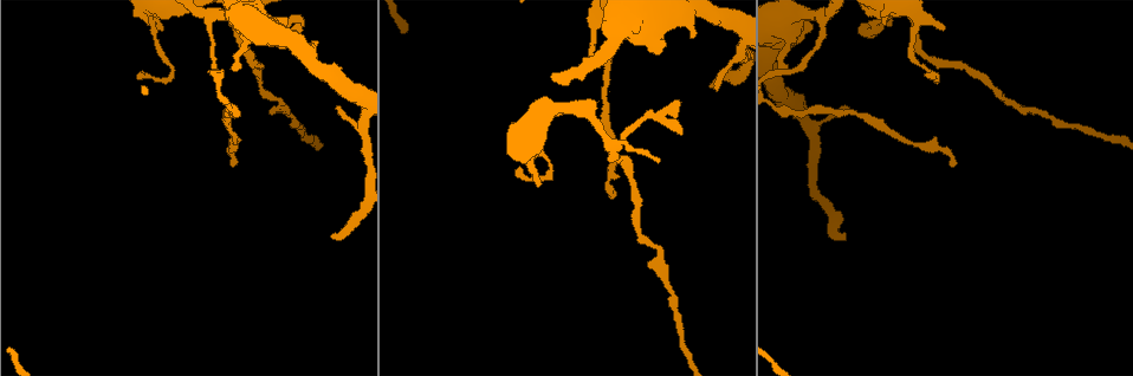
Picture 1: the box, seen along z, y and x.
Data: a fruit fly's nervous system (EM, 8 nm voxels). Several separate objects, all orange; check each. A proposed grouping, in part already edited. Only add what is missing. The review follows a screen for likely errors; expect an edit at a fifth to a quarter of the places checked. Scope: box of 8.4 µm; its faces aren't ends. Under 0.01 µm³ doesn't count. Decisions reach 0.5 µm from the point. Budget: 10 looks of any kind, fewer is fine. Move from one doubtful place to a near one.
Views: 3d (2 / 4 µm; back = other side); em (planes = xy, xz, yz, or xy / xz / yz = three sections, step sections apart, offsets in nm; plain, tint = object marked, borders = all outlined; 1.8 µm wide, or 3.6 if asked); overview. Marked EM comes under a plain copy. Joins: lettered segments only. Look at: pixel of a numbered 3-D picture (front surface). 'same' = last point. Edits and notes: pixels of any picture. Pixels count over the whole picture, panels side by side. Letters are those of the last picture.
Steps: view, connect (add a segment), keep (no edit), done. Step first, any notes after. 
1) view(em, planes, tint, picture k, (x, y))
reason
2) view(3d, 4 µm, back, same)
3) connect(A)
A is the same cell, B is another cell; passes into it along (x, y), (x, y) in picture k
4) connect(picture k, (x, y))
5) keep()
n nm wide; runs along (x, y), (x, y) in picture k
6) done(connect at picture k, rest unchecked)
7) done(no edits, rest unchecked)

view(em, planes, borders, picture 1, (713, 87))
thin end

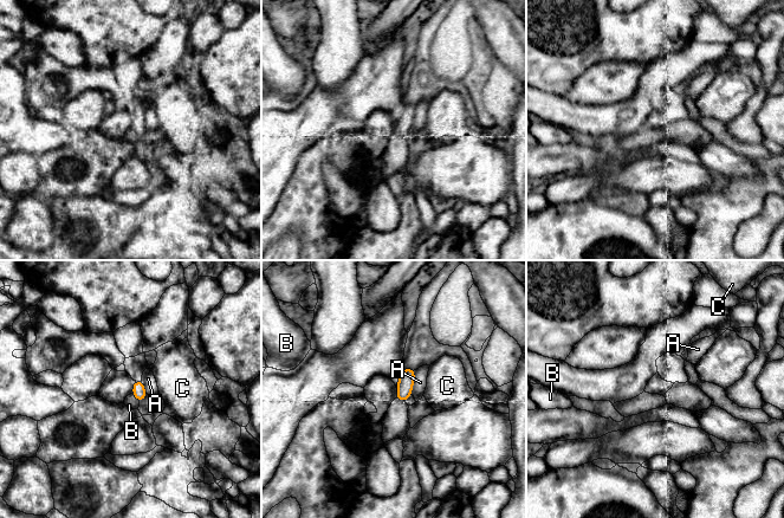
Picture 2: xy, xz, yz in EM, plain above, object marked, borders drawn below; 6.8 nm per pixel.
keep()
A touches over 170 nm; A, B and C are other cells; no lettered segment goes on from it

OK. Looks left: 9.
view(3d, 4 µm, back, picture 1, (783, 68))
tapers out

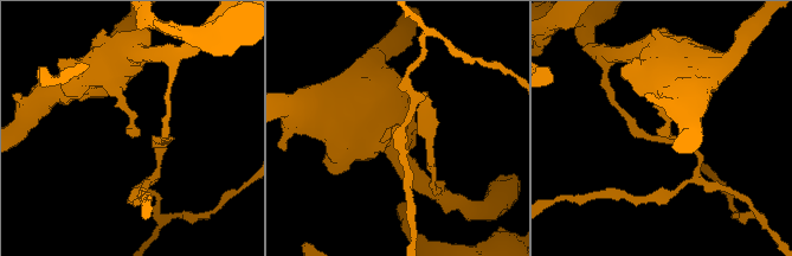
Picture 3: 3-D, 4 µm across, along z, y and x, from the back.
view(em, xy, step 8, tint, picture 3, (126, 130))
need the tissue

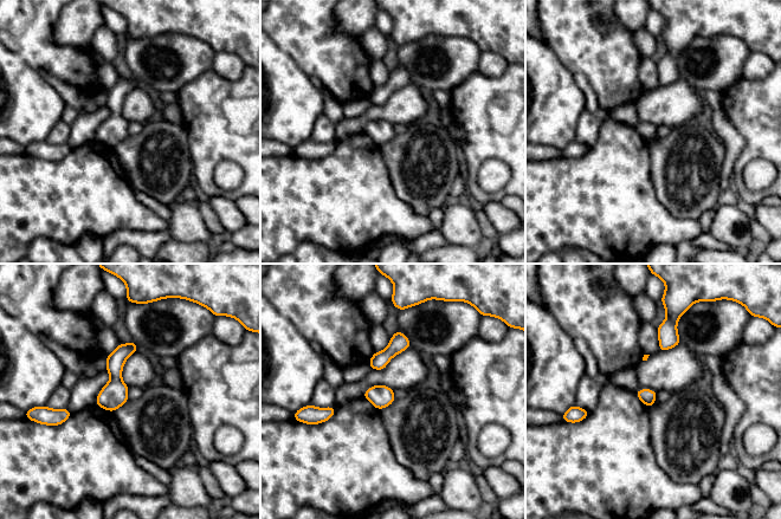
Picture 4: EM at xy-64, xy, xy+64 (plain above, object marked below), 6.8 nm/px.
view(em, planes, borders, same)

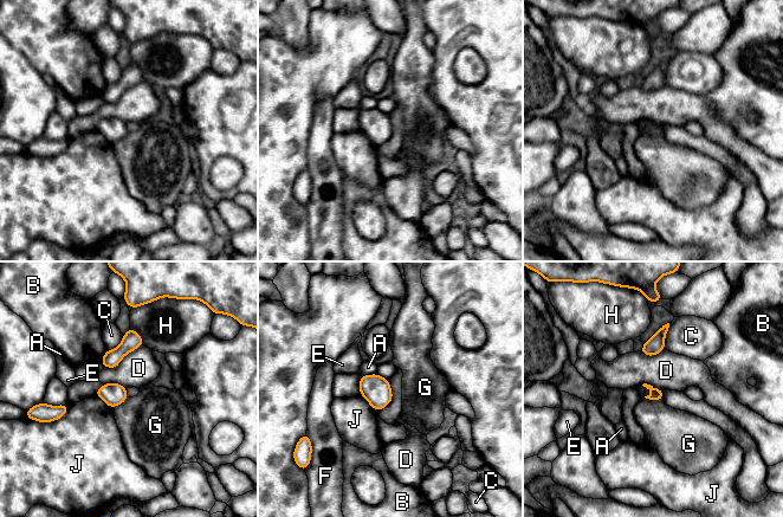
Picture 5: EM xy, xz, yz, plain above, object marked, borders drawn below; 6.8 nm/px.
keep()
D touches over 320 nm; A, B, C, D, E, F, G, H and J are other cells; none of them fits

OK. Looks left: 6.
view(3d, 4 µm, picture 1, (539, 185))
thin end

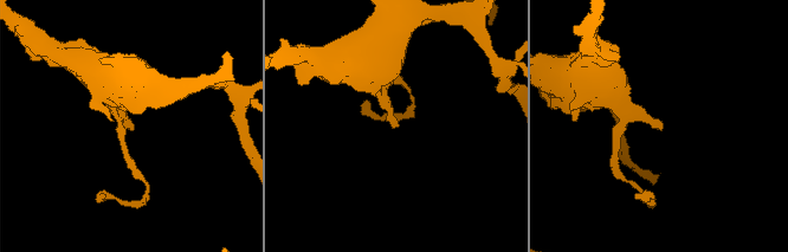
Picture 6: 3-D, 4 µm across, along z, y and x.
view(em, xz, step 8, borders, picture 6, (660, 130))

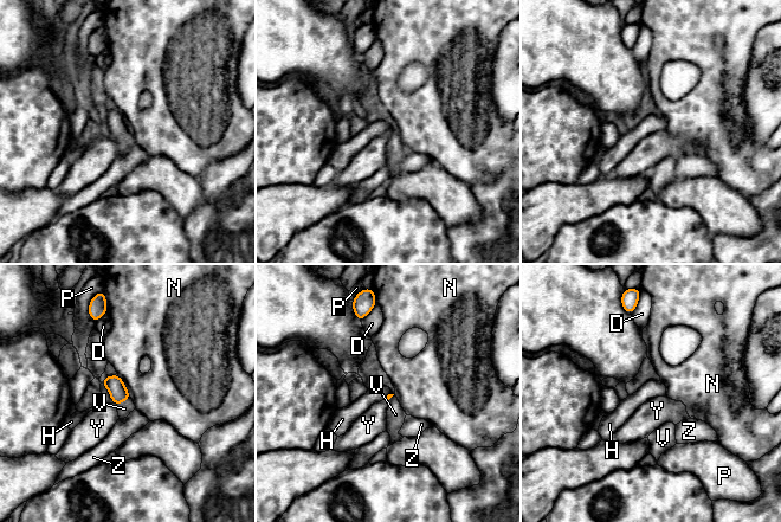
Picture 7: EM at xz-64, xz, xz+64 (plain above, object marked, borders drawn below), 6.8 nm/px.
connect(V)
V is the same cell, D, H, N, P, Y and Z are other cells; passes into it along (118, 393), (122, 401), (124, 408) in picture 7; it goes on there

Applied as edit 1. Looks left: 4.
view(overview)

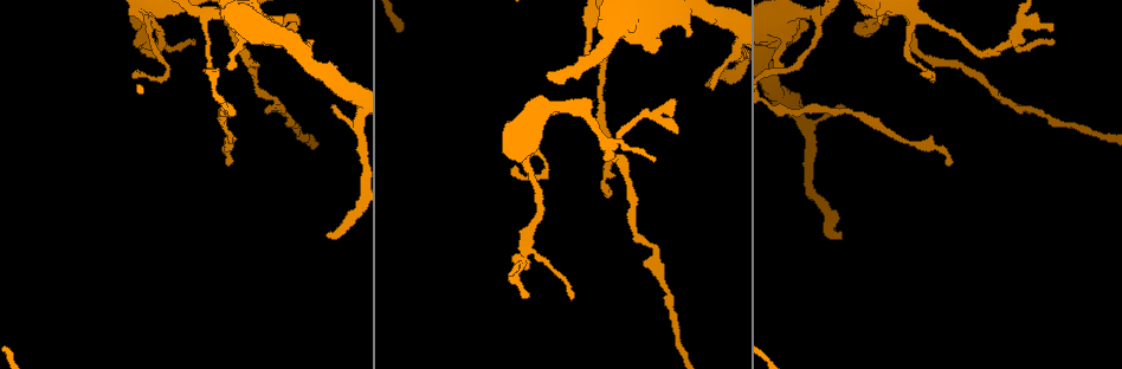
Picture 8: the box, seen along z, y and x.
view(em, 3.6 µm, planes, borders, picture 8, (1050, 40))
branch stops here

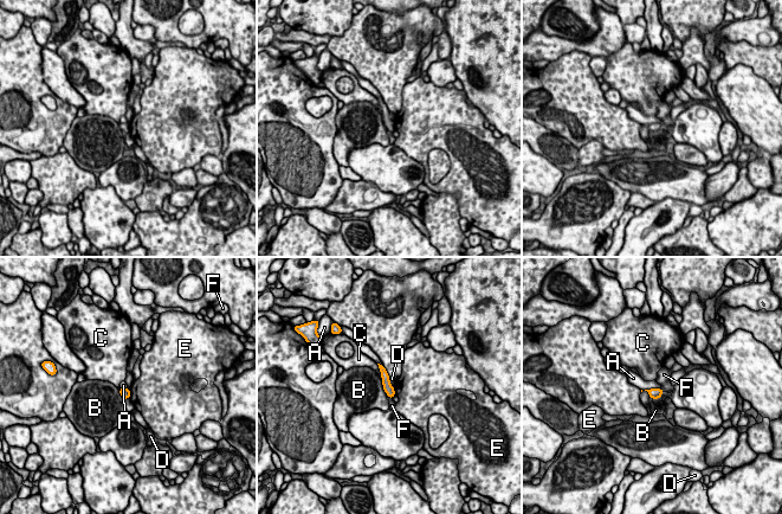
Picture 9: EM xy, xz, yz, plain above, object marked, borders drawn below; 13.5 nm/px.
keep()
130 nm wide; A, B, C, D, E and F are other cells; border along (660, 387), (641, 390) in picture 9; none of them fits

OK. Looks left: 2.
done(connect at picture 7, rest unchecked)

